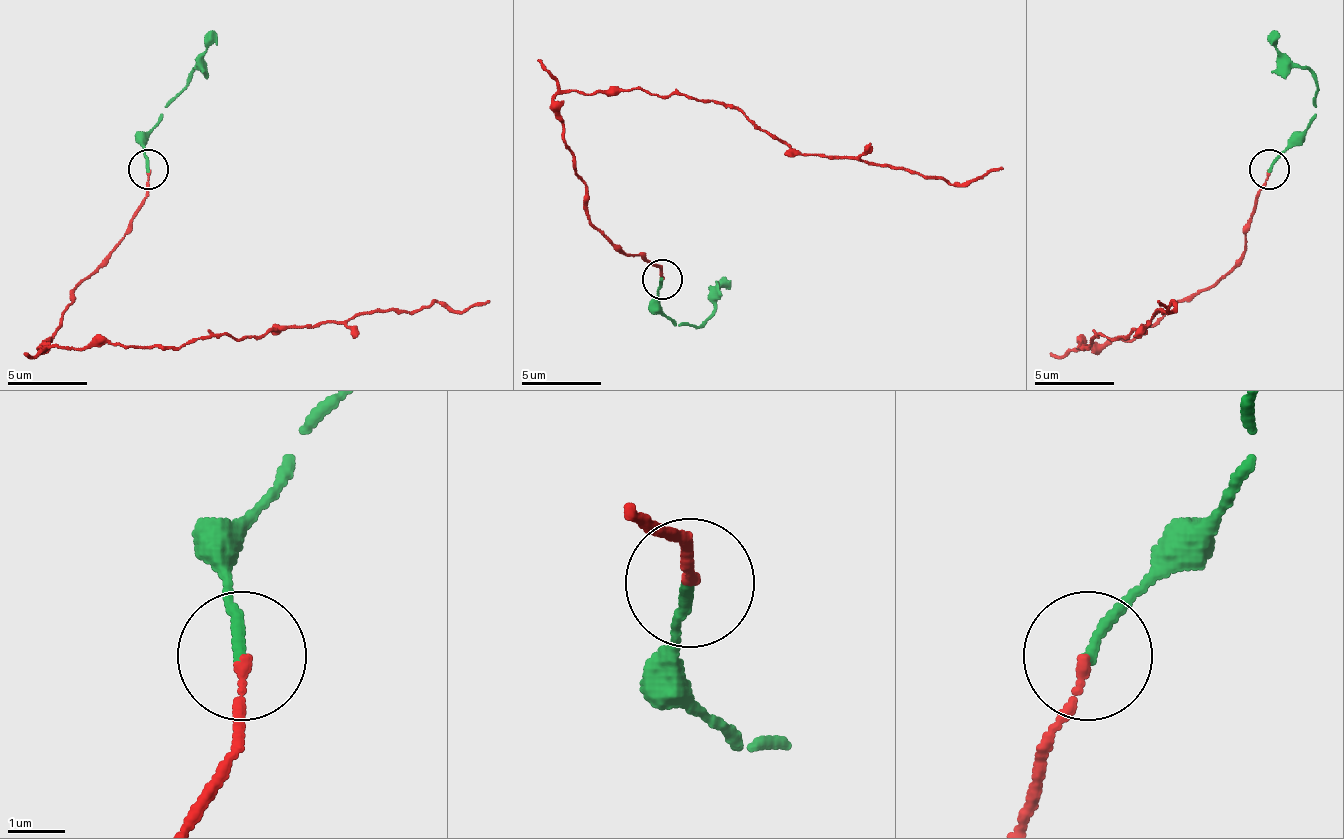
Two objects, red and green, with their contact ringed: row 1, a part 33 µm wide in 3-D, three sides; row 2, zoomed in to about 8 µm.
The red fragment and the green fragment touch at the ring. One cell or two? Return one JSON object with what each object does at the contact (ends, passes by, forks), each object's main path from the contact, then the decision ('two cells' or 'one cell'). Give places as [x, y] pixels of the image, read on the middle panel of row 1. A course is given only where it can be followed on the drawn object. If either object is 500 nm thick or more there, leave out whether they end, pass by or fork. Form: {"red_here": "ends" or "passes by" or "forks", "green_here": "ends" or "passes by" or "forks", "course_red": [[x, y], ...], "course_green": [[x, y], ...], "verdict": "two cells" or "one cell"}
{"red_here": "ends", "green_here": "ends", "course_red": [[663, 280], [590, 220], [562, 139], [566, 91], [643, 87], [731, 103], [803, 155], [952, 183], [1004, 167]], "course_green": [[663, 280], [659, 308], [675, 324], [695, 328], [715, 308], [715, 292], [731, 284]], "verdict": "one cell"}

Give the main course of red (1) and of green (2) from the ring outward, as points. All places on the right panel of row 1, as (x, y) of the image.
1: (1270, 168), (1246, 253), (1210, 289), (1174, 301), (1130, 341), (1078, 345), (1126, 337), (1174, 305), (1158, 301)
2: (1270, 168), (1314, 112), (1318, 88), (1298, 64), (1282, 52), (1274, 32)

